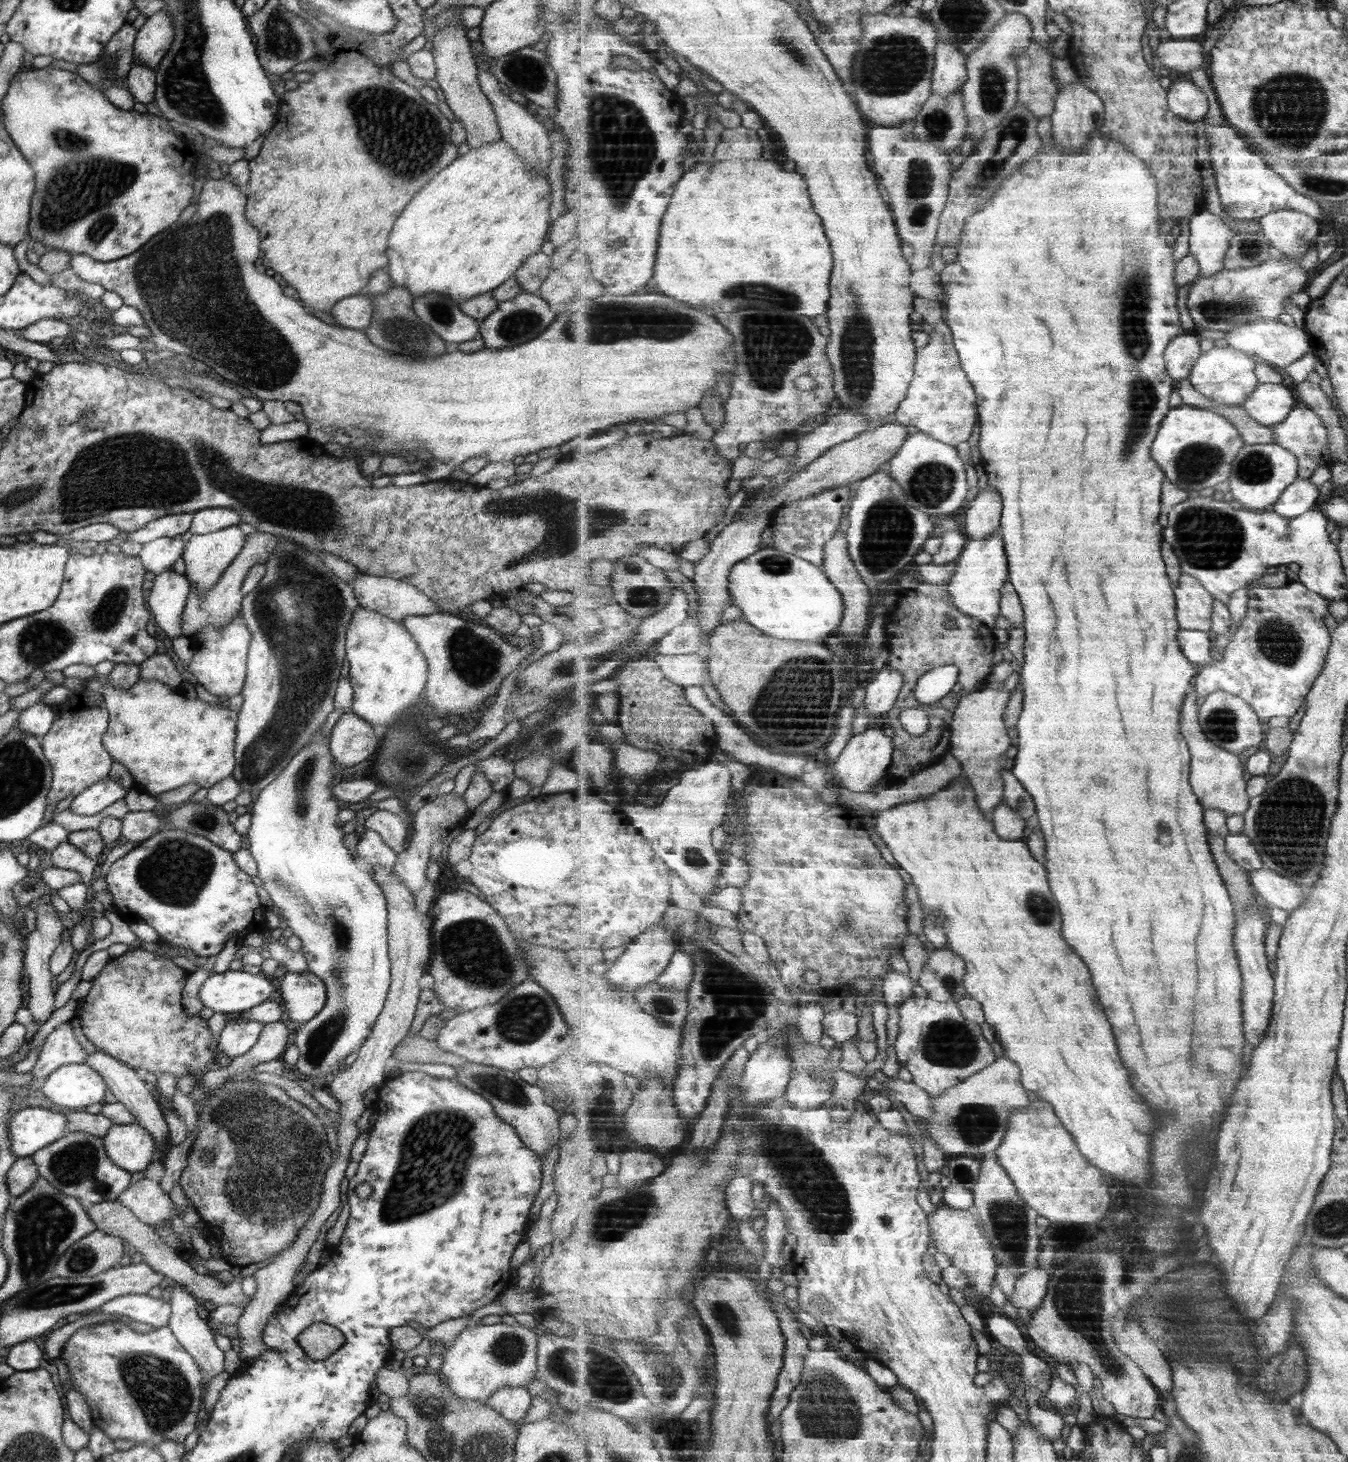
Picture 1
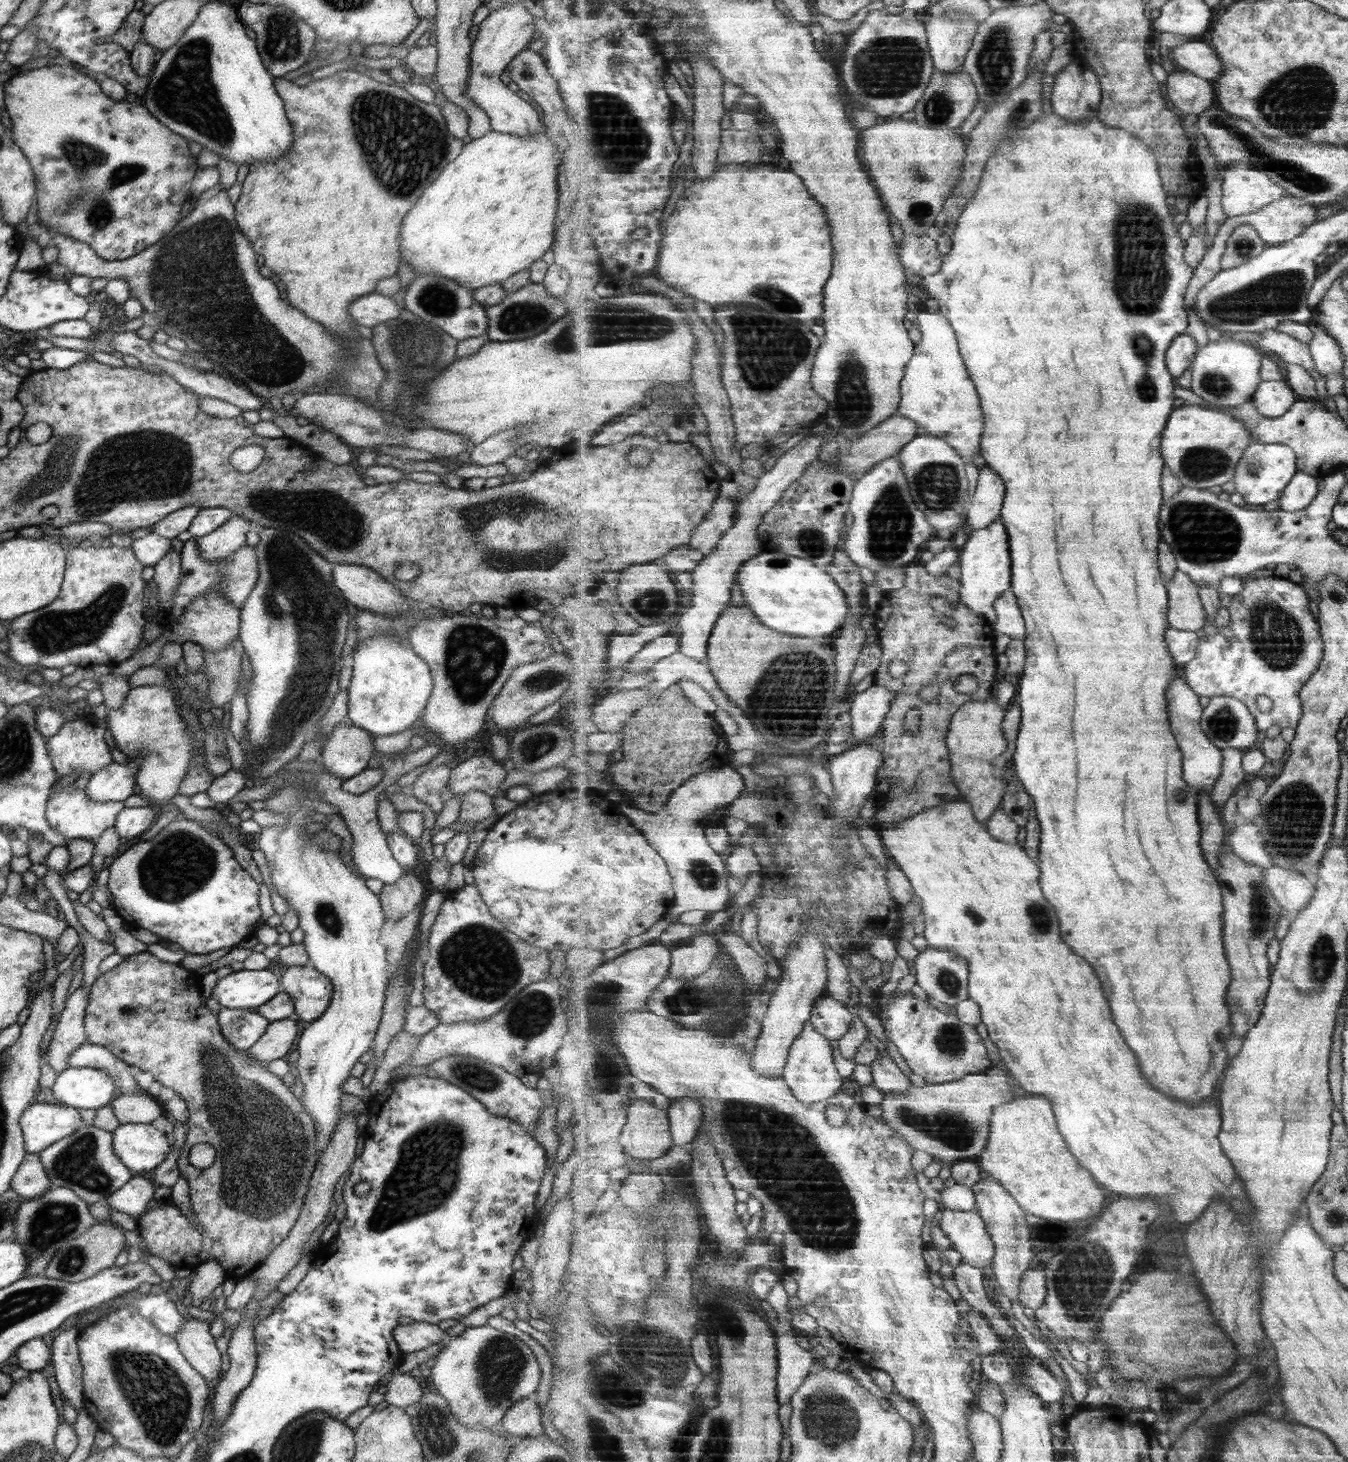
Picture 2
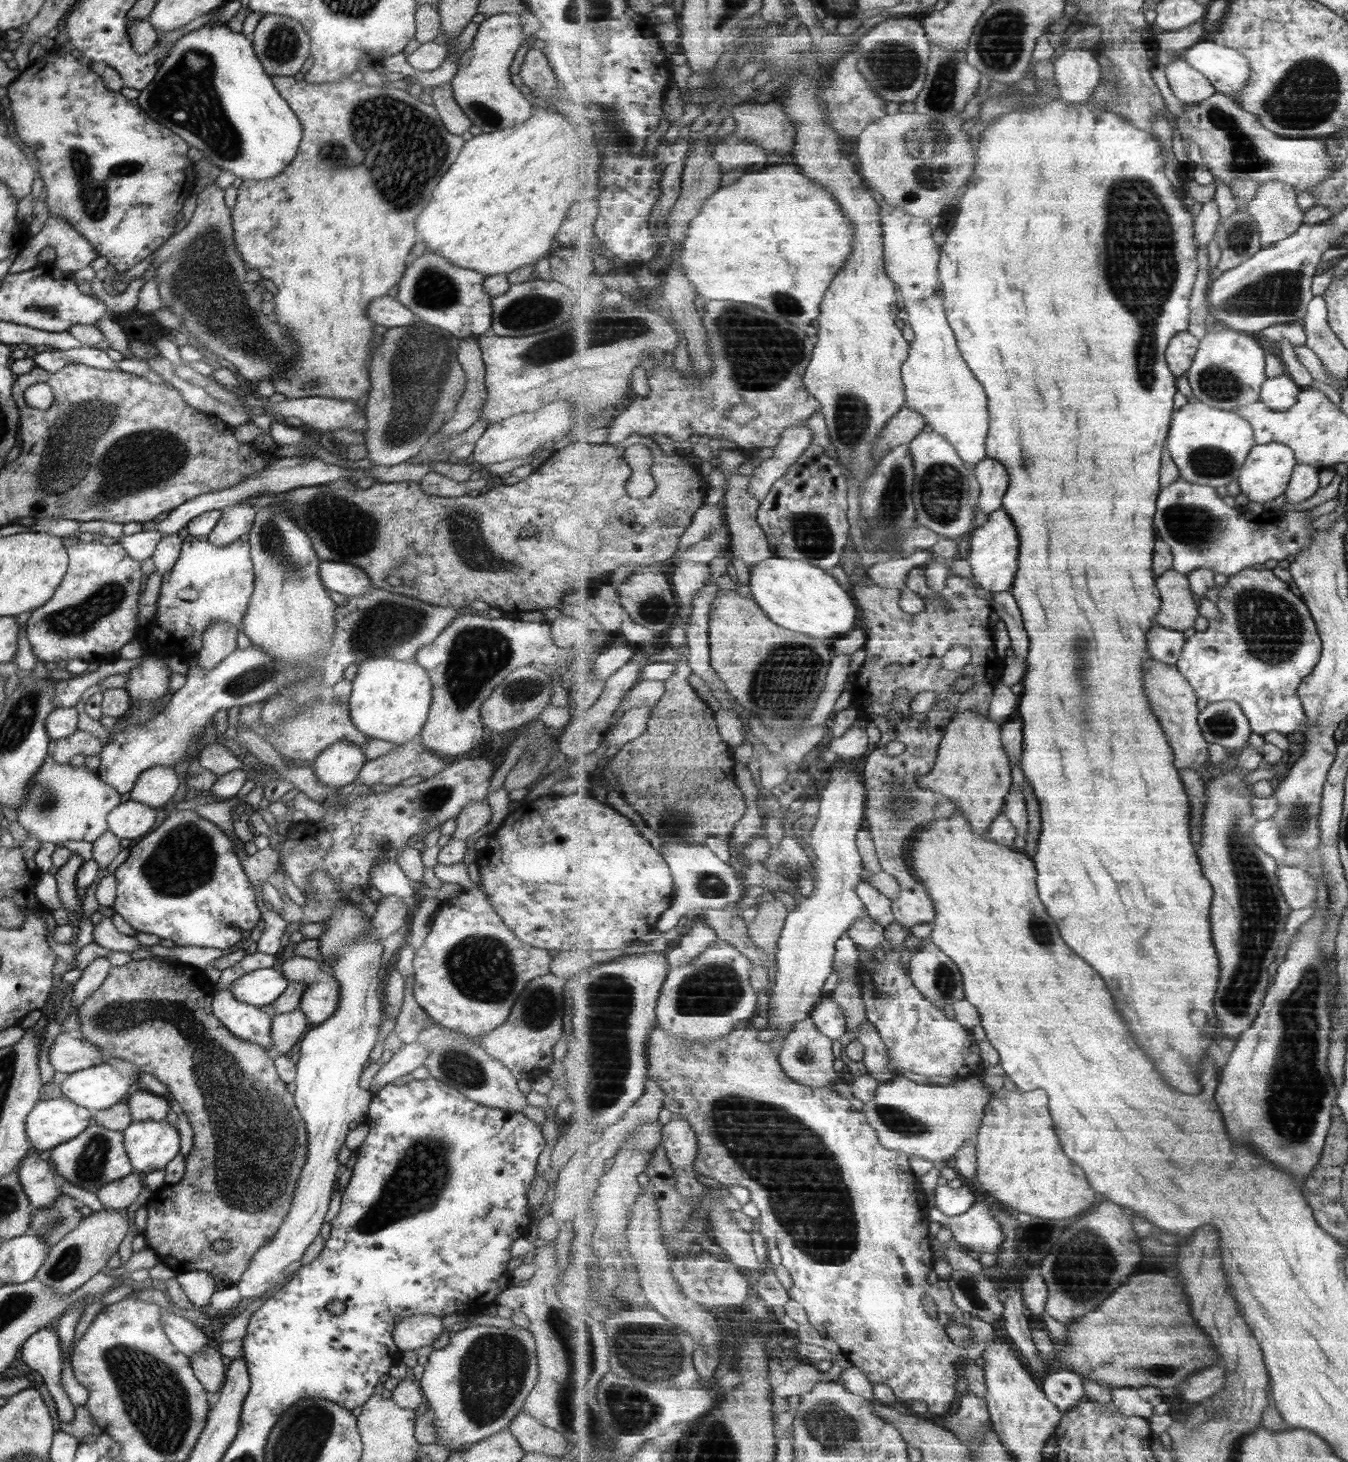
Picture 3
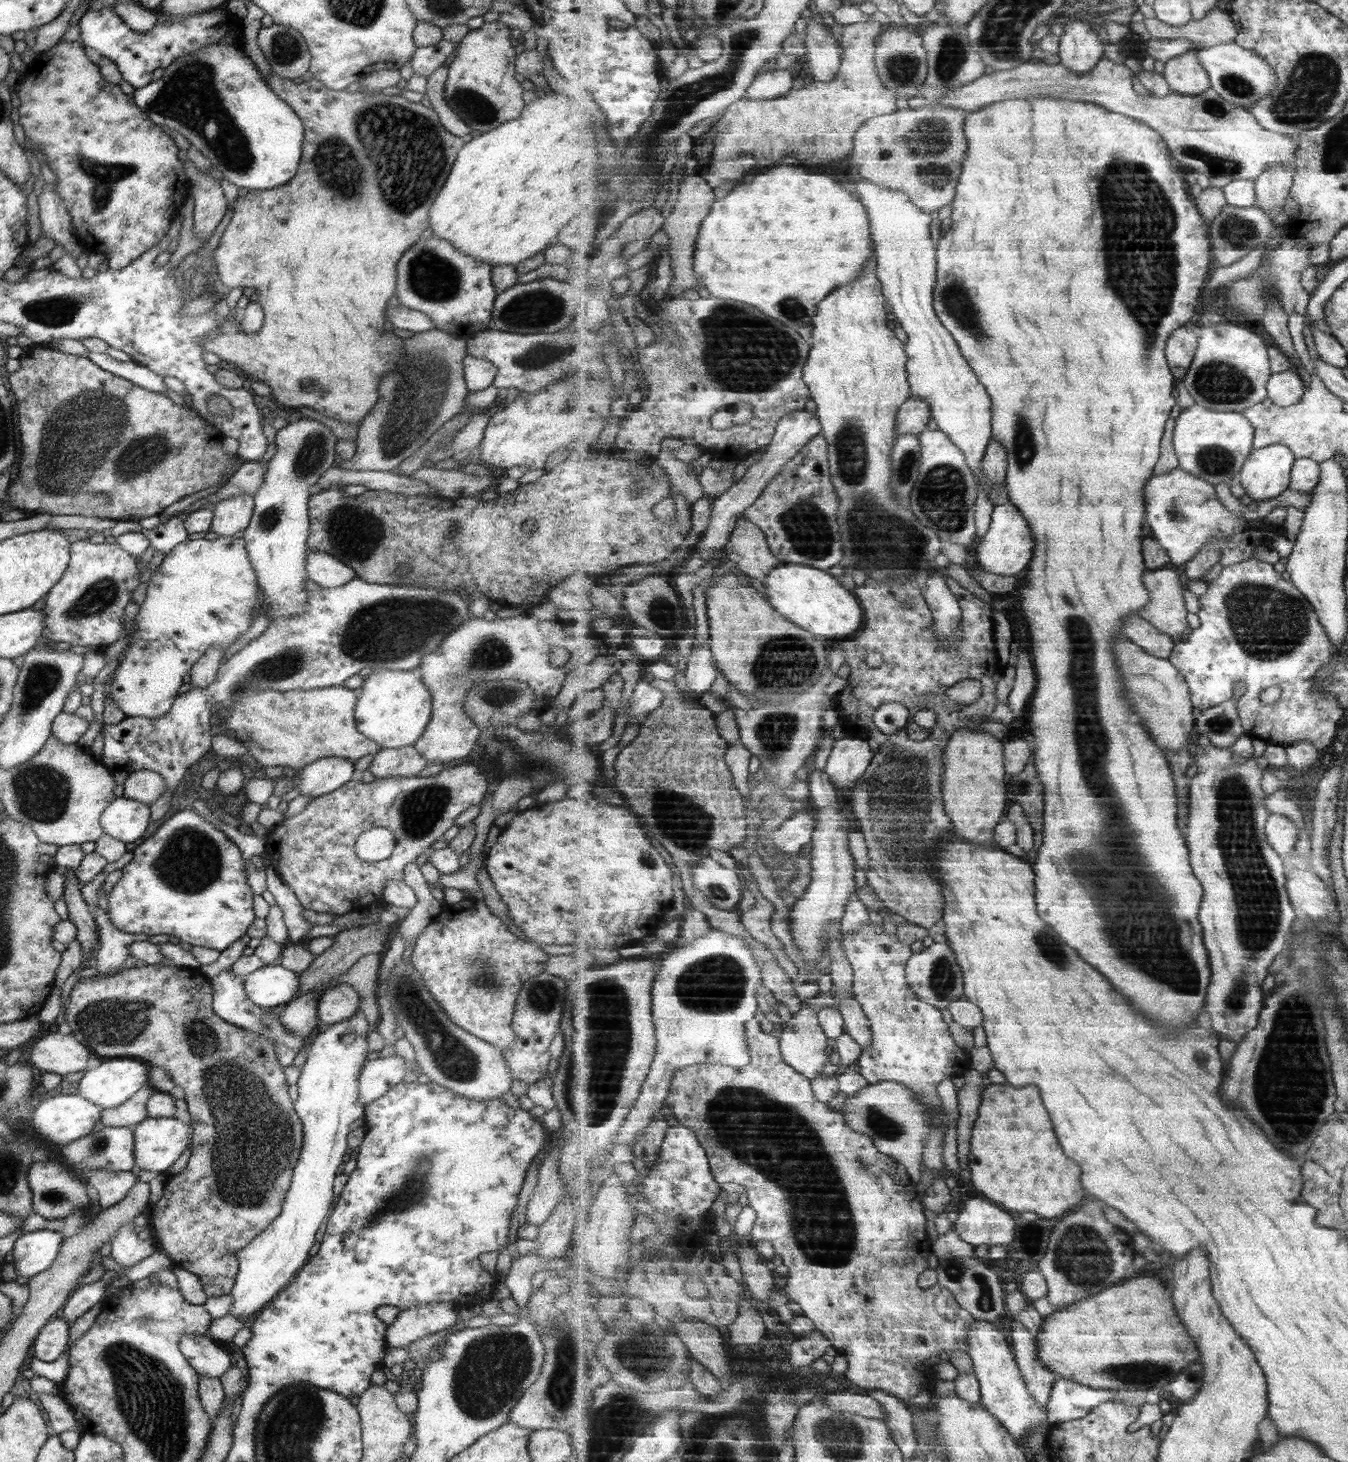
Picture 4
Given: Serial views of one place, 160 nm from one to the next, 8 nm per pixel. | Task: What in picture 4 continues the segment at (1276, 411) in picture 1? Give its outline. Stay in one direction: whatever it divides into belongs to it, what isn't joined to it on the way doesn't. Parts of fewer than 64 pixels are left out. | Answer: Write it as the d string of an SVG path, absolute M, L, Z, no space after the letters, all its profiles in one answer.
M1287 370L1282 373L1272 374L1267 383L1268 397L1281 407L1291 407L1301 402L1306 388L1299 373Z

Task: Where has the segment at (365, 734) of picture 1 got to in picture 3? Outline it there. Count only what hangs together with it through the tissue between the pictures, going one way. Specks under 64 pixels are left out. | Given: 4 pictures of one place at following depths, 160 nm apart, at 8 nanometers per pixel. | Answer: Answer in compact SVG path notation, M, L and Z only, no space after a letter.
M337 741L319 752L309 766L318 783L339 789L357 778L366 761L362 749L347 741Z

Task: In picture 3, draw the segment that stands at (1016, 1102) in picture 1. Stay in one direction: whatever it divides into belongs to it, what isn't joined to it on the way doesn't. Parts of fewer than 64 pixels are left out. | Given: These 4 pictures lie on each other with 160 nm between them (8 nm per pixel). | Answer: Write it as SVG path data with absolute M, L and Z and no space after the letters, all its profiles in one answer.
M903 1075L878 1086L875 1098L866 1102L865 1110L870 1125L878 1132L881 1144L892 1151L903 1151L908 1156L917 1156L940 1165L959 1152L959 1149L978 1135L985 1116L986 1106L994 1092L987 1089L981 1077L953 1080L950 1085L920 1084Z

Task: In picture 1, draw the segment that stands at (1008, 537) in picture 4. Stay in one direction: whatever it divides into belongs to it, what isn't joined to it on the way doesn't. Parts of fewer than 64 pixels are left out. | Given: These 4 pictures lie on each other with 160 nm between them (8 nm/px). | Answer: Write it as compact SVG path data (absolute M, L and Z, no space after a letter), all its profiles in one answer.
M999 529L988 536L987 539L968 539L962 556L957 561L955 574L948 582L950 595L953 596L954 605L967 616L983 621L990 629L995 626L997 618L1002 616L1000 605L1002 588L1010 580L1010 561L1007 557L1005 541Z

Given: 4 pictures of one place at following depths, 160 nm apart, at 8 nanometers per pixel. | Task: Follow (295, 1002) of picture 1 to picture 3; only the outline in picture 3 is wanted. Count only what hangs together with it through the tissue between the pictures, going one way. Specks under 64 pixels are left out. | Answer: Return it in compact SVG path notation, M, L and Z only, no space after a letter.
M293 956L281 962L281 975L289 982L304 984L298 1009L307 1019L307 1030L327 1020L339 1000L339 985L319 968L318 960Z

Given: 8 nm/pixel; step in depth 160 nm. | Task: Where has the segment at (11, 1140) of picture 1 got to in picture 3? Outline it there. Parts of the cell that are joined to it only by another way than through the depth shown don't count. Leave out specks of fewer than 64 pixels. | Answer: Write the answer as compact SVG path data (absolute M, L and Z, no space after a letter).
M60 1096L37 1101L25 1117L26 1138L40 1155L75 1138L93 1115L86 1108Z

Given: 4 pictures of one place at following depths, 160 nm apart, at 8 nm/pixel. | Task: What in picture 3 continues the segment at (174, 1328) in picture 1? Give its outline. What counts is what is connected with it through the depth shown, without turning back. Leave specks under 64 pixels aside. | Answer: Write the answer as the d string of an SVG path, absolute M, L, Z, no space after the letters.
M207 1343L198 1353L189 1356L188 1359L195 1380L203 1386L203 1390L212 1399L216 1392L221 1390L226 1372L221 1363L219 1351Z

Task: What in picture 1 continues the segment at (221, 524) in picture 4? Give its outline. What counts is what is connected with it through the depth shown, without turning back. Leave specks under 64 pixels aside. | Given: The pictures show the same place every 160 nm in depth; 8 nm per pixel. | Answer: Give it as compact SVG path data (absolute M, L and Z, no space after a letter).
M237 525L209 534L191 535L185 542L181 554L185 563L183 575L188 580L190 588L194 588L196 592L205 592L211 588L243 548L245 537Z

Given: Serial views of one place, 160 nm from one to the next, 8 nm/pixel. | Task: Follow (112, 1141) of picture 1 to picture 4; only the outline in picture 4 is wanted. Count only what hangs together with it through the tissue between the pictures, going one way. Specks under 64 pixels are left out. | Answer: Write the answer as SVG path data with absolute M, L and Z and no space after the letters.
M145 1118L132 1128L133 1158L141 1170L163 1174L190 1144L187 1127L173 1118Z

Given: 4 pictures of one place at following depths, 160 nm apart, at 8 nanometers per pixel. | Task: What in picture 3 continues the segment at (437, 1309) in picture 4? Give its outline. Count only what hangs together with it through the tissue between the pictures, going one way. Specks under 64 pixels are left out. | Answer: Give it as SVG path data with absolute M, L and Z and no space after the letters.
M419 1314L403 1317L394 1326L391 1337L399 1351L417 1350L431 1346L443 1329L440 1318L432 1314Z

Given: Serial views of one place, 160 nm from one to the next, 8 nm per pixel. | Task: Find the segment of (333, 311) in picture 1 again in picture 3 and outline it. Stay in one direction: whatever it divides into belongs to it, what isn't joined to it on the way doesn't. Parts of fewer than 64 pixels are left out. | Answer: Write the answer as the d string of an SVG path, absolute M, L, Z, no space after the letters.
M383 295L371 300L366 306L366 317L375 325L393 328L405 326L414 319L414 314L407 310L397 299Z

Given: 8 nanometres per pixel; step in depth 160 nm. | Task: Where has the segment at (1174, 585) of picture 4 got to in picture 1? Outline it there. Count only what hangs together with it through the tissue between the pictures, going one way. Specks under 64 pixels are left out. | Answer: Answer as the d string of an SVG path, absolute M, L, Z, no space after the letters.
M1182 573L1174 593L1178 600L1178 620L1185 630L1212 630L1214 596L1195 576Z

